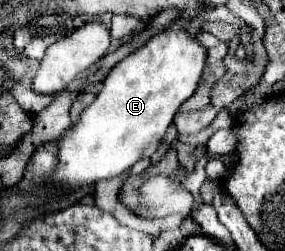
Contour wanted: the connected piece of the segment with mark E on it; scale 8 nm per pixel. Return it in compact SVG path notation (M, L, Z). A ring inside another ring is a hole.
M178 16L168 24L166 30L152 36L142 48L128 54L110 70L110 74L102 82L102 92L98 92L96 100L82 112L80 120L70 126L68 134L60 142L60 162L52 176L56 184L78 188L84 184L100 182L104 178L112 178L126 172L132 164L136 164L142 158L150 158L156 152L180 104L186 102L198 88L206 62L206 48L198 42L194 34L190 34L190 30L186 28L188 22L188 18Z

